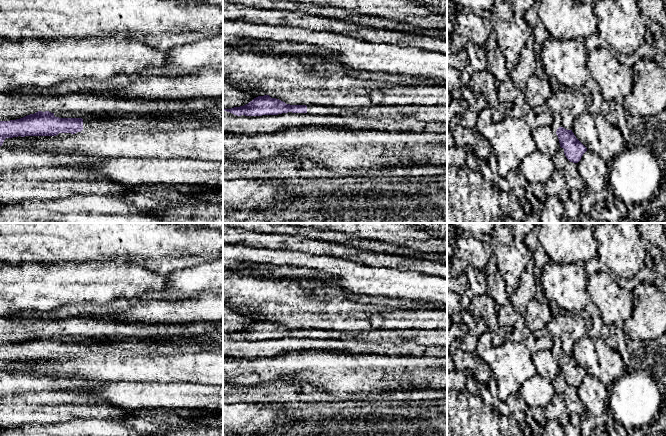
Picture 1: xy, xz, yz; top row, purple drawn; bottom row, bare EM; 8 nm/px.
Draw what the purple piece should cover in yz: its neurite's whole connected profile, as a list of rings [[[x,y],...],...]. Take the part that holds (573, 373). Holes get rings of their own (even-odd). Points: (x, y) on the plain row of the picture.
[[[553,337],[551,352],[557,358],[560,371],[564,373],[566,382],[570,386],[578,387],[587,375],[587,372],[576,362],[572,354],[567,354],[562,351],[560,338]]]

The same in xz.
[[[269,319],[258,320],[244,330],[224,333],[224,335],[237,340],[278,339],[288,336],[340,340],[357,338],[354,332],[324,329],[290,329],[279,323],[271,322]]]

